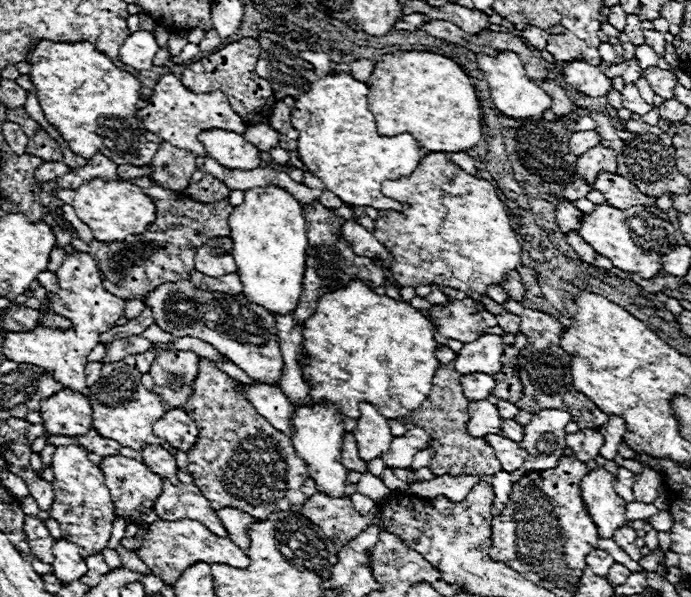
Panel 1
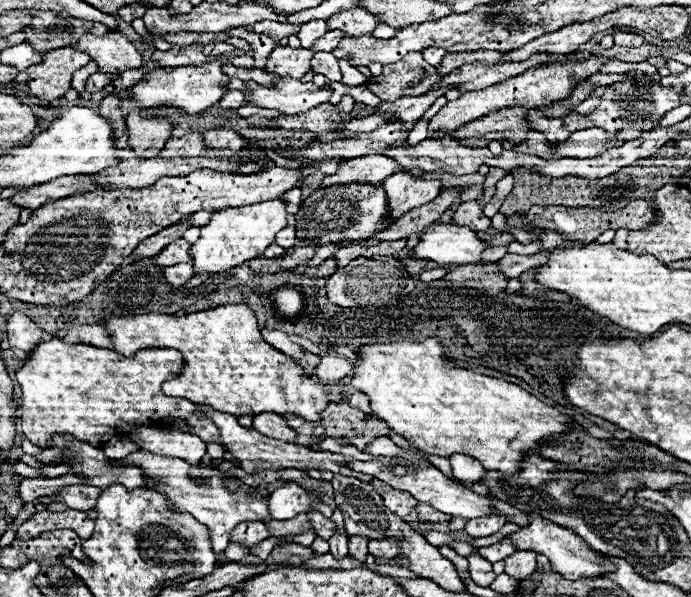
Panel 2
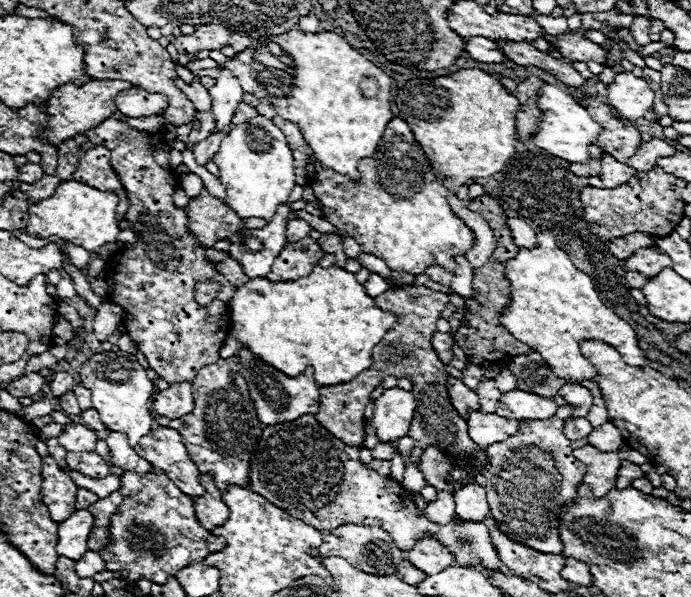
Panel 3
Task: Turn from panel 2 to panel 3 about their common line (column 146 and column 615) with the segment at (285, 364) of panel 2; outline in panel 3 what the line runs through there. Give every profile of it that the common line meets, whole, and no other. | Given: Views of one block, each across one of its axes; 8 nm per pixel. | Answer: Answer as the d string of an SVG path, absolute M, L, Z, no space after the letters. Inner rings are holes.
M538 234L538 246L532 250L522 248L516 258L506 262L504 270L512 286L512 302L504 308L500 322L516 340L540 352L556 376L570 384L596 378L596 368L580 352L580 340L588 338L612 344L628 364L648 364L648 358L636 344L632 326L602 304L592 278L574 266L570 256L556 246L552 234Z

